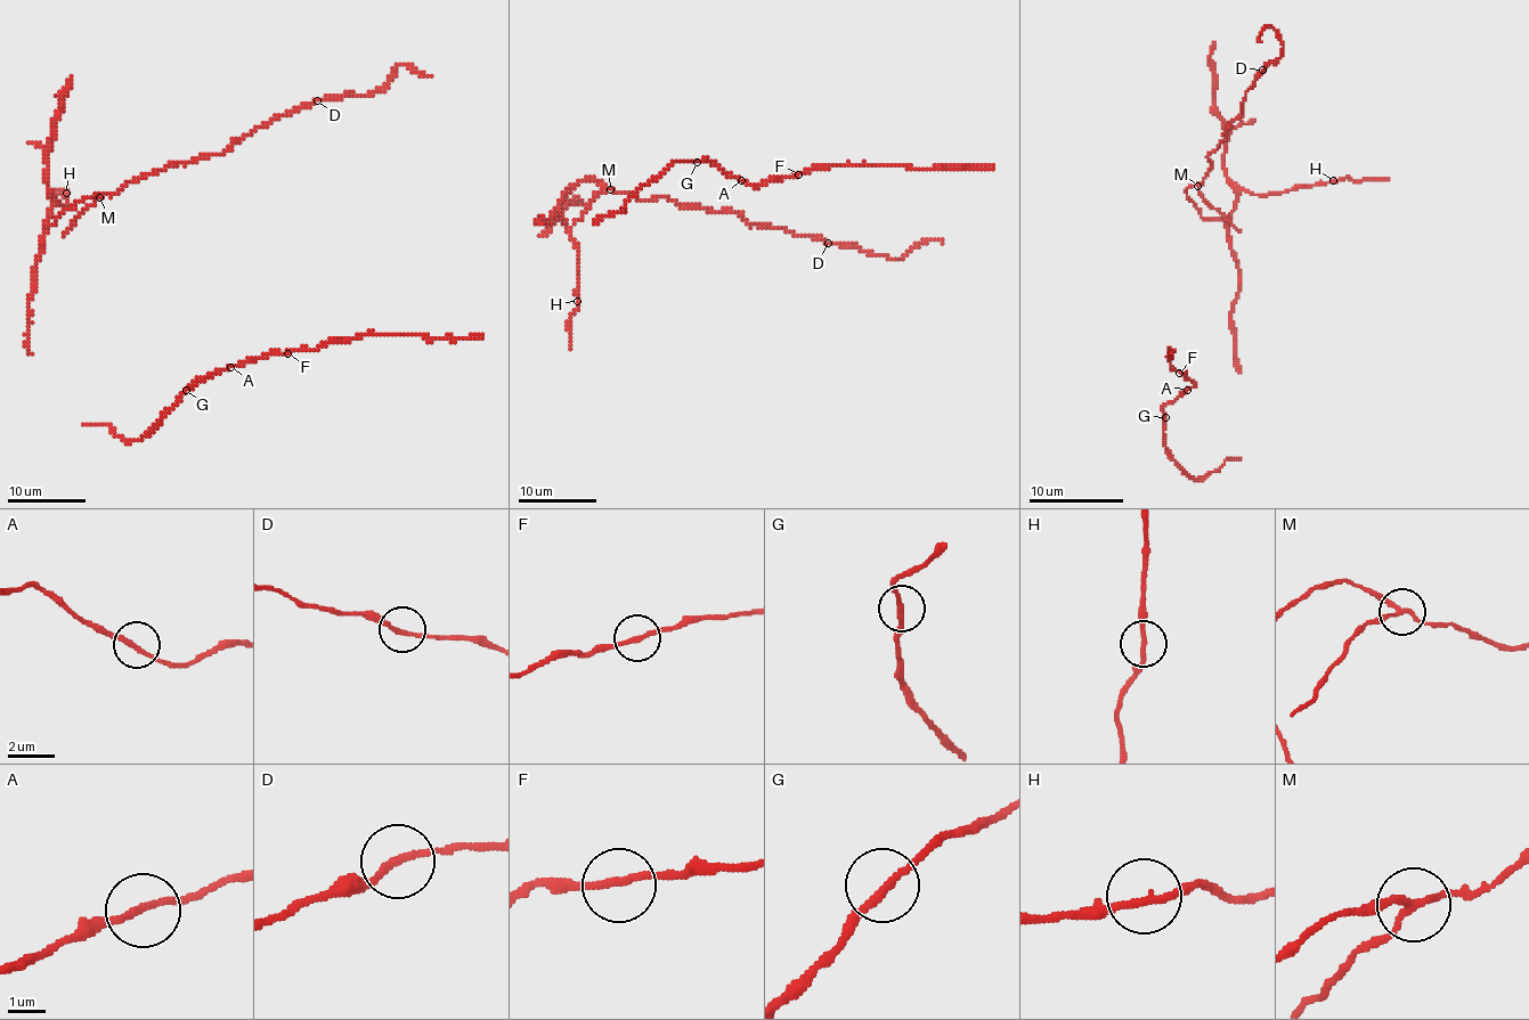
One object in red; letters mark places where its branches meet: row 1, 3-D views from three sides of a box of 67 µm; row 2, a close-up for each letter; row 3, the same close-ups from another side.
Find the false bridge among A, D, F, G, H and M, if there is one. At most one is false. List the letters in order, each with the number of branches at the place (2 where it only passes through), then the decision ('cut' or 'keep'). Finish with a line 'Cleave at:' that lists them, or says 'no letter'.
A: branches 2; keep
D: branches 2; keep
F: branches 2; keep
G: branches 2; keep
H: branches 2; keep
M: branches 3; cut
Cleave at: M

